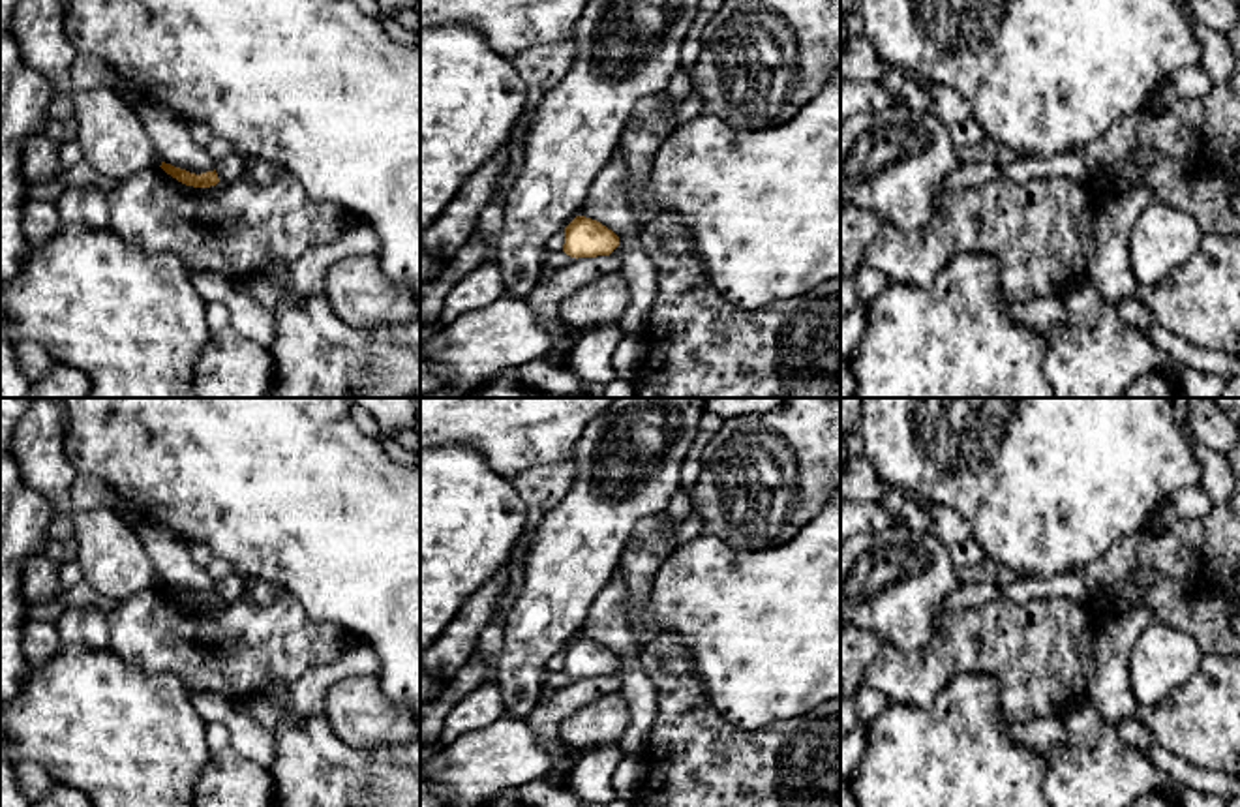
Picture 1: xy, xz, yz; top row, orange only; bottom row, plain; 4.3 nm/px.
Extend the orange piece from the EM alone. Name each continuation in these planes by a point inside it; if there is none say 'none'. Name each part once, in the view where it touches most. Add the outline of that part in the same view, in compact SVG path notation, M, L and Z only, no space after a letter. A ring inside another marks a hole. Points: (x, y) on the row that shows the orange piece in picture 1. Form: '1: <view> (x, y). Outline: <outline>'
none

